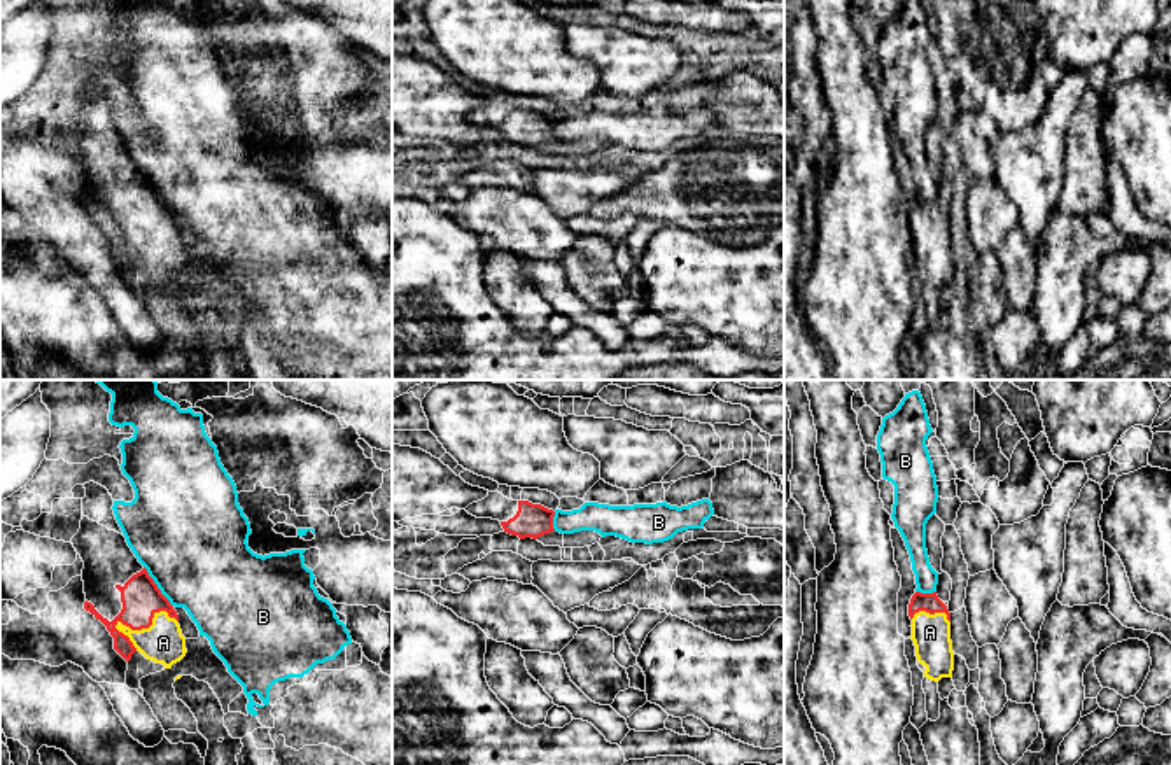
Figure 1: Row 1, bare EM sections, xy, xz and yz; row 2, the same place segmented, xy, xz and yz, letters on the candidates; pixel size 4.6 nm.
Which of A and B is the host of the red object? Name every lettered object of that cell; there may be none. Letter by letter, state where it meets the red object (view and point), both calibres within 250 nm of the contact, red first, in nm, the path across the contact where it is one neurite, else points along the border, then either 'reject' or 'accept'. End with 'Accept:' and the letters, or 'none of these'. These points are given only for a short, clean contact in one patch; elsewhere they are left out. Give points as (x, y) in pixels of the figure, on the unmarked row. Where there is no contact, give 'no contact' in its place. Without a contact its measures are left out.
A: xy (147, 235) | 180/190 nm | across xy (140, 205), (147, 223), (147, 235), (163, 251) | accept
B: xy (156, 195) | 180/480 nm | along xy (144, 174), (172, 214) | reject
Accept: A

